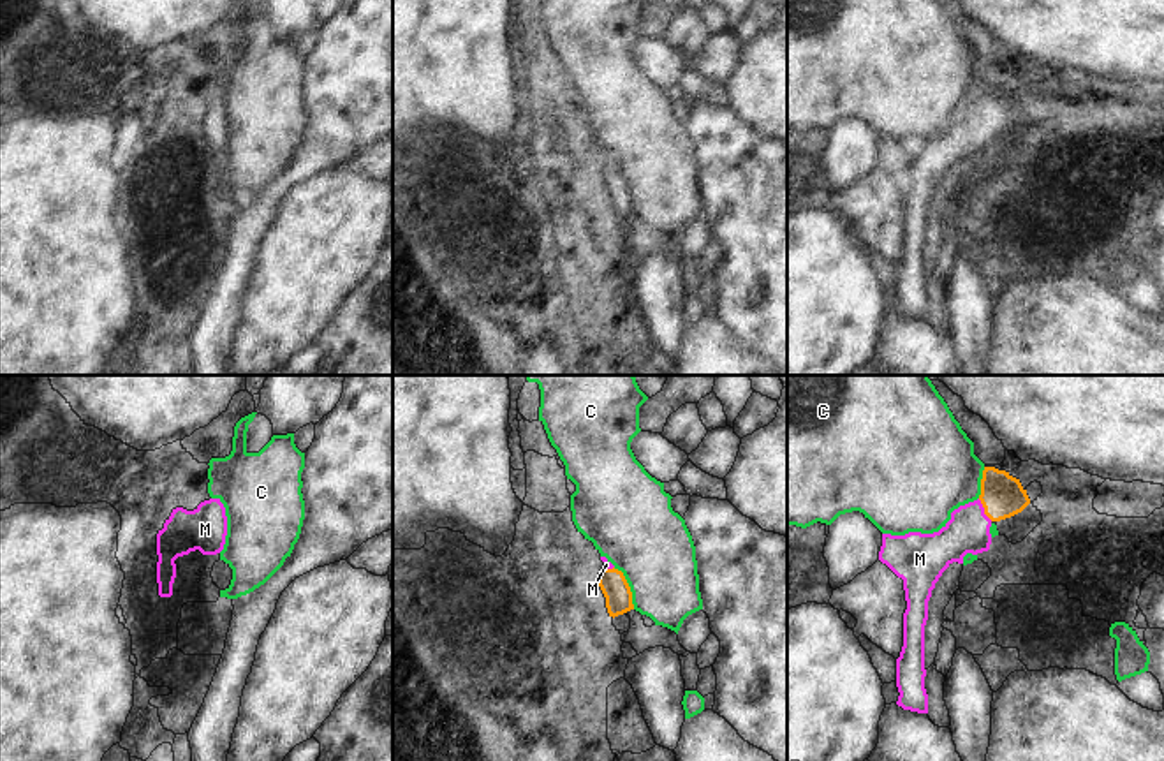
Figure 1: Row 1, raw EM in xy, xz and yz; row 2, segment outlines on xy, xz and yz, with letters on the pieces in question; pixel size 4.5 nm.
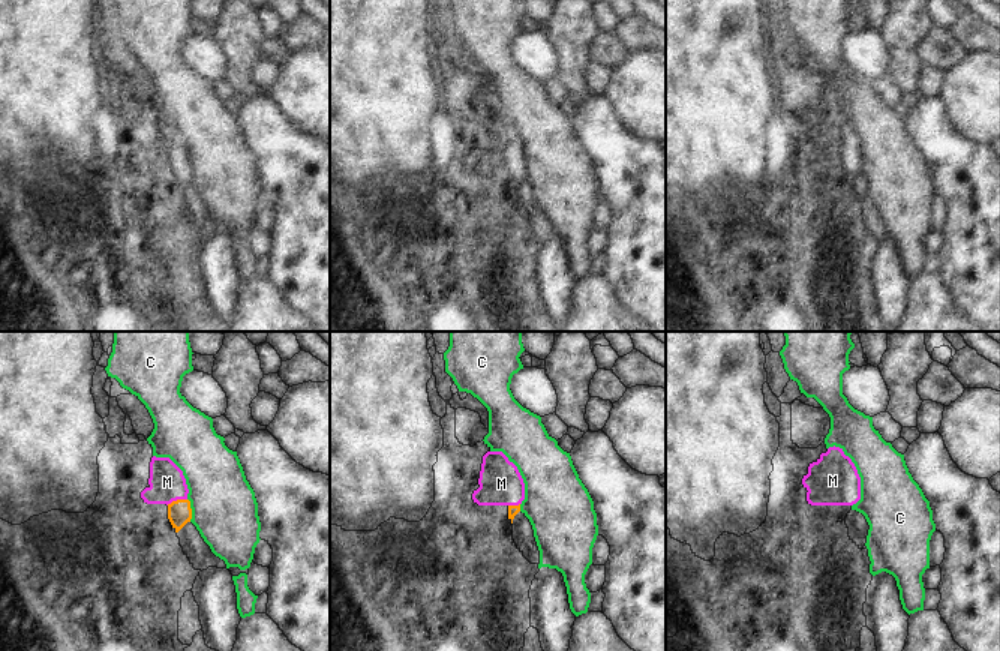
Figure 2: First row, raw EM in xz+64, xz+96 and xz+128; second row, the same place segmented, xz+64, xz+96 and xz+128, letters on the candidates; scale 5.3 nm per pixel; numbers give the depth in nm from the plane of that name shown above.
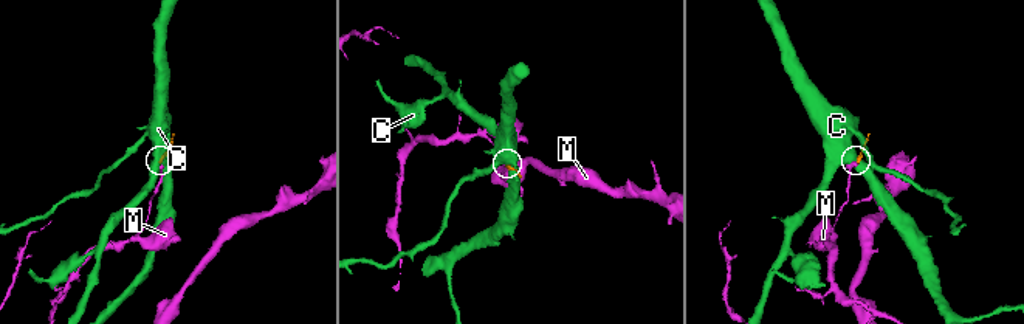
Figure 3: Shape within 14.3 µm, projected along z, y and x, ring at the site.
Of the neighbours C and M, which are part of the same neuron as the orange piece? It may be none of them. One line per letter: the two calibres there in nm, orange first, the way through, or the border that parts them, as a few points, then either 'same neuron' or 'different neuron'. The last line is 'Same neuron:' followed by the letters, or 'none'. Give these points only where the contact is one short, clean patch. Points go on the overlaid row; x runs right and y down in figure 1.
C: 130/380 nm | along xz (613, 568), (622, 573), (634, 608) | different neuron
M: 200/200 nm | across yz (1002, 495), (985, 509), (967, 531) | same neuron
Same neuron: M

